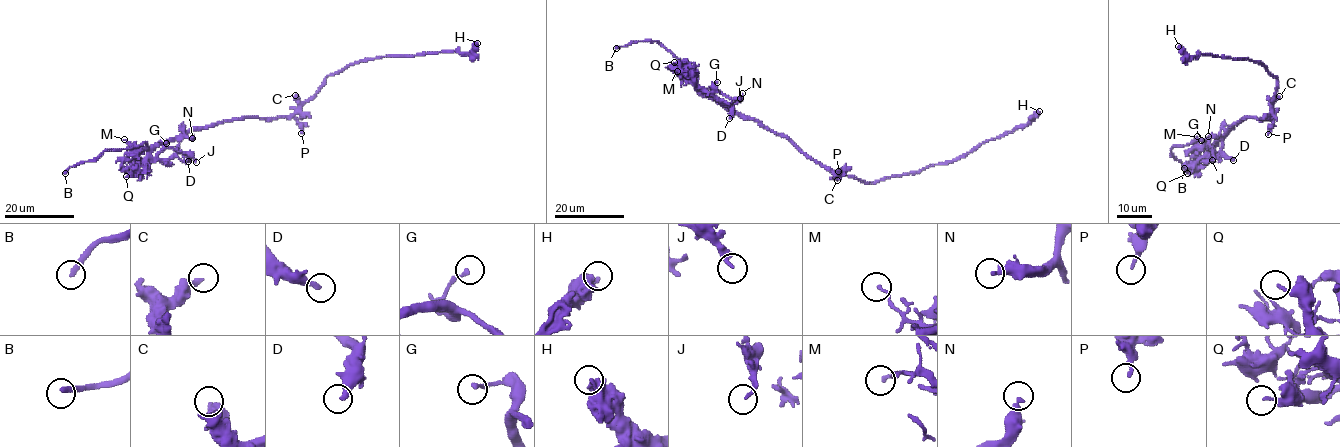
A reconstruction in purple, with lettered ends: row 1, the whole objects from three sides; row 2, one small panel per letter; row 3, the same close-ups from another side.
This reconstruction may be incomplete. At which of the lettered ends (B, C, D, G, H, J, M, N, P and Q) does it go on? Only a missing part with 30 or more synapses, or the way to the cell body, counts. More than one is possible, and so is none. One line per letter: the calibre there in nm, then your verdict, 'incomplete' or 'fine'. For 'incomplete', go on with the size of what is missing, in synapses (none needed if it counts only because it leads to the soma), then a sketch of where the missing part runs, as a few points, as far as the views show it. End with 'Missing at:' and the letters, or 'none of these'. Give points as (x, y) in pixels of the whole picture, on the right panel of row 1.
B: 280 nm thick; incomplete; missing branch runs (1184, 168), (1206, 187), (1235, 189), (1255, 185), (1269, 196)
C: 220 nm thick; fine
D: 320 nm thick; fine
G: 200 nm thick; fine
H: 480 nm thick; fine
J: 170 nm thick; fine
M: 150 nm thick; fine
N: 320 nm thick; fine
P: 180 nm thick; fine
Q: 160 nm thick; fine
Missing at: B

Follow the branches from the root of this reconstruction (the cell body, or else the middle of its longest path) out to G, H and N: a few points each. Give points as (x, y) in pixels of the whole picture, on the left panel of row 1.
G: (279, 116), (241, 117), (192, 127), (184, 130), (178, 151), (160, 159), (158, 153), (162, 142), (166, 143)
H: (279, 116), (291, 116), (328, 76), (355, 63), (381, 56), (470, 53), (477, 43)
N: (279, 116), (241, 117), (184, 130), (192, 138)

